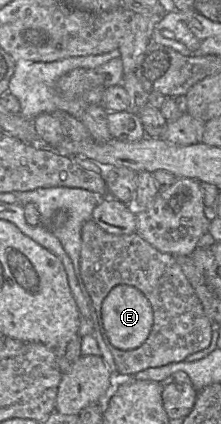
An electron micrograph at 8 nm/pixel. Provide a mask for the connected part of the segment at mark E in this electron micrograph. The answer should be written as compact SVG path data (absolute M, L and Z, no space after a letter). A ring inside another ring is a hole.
M130 285L113 287L102 302L101 318L111 344L122 351L140 347L148 338L153 325L153 309L145 295Z

